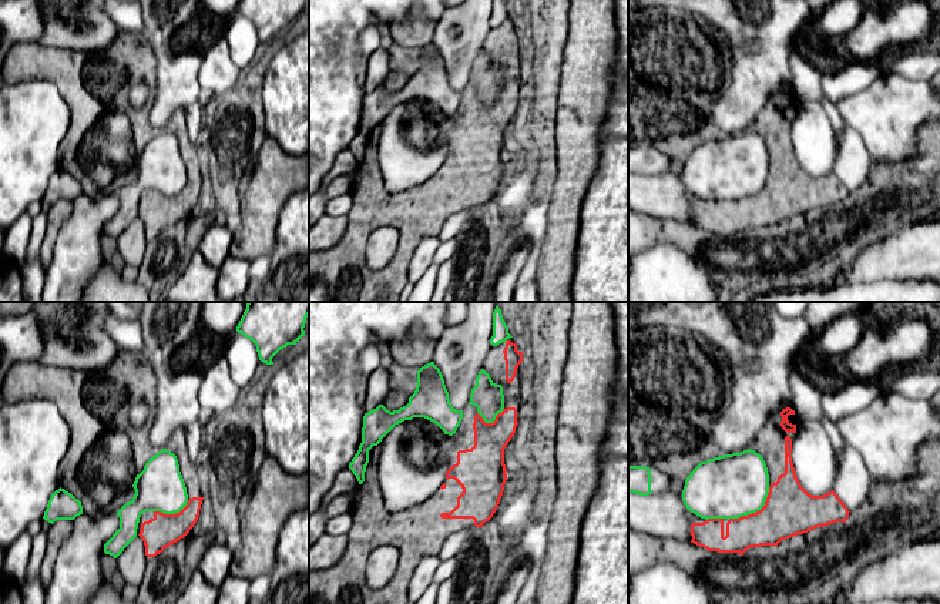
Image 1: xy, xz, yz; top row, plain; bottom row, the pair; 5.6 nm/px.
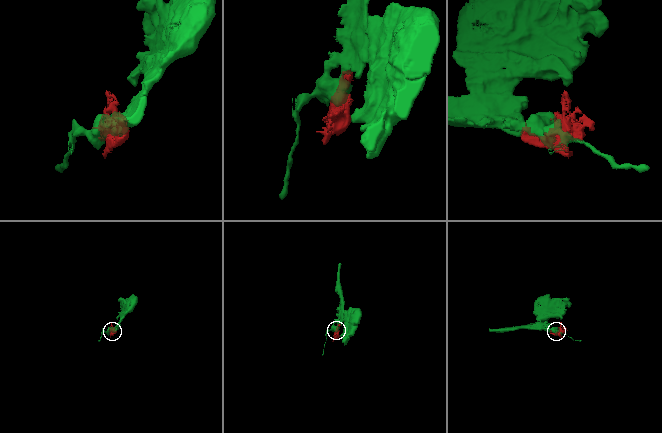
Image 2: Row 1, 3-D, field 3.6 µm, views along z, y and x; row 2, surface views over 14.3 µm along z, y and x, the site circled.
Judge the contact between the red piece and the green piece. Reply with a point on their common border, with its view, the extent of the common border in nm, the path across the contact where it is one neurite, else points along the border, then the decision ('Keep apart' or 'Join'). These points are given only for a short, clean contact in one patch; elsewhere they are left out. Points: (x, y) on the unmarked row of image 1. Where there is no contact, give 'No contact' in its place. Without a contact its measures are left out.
Touches red at yz (756, 193). Shared border 300 nm. Keep apart

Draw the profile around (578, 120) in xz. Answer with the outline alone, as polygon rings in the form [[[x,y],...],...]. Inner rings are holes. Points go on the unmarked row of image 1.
[[[571,0],[568,24],[555,113],[557,178],[551,191],[547,232],[540,246],[536,275],[538,302],[573,302],[581,207],[598,170],[602,124],[614,87],[618,44],[615,0]]]

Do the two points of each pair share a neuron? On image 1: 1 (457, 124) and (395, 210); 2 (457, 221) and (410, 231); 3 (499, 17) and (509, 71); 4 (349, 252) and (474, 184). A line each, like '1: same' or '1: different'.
1: same
2: different
3: different
4: same

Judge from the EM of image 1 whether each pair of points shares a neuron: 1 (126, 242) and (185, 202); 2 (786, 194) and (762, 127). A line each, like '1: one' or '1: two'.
1: two
2: one

